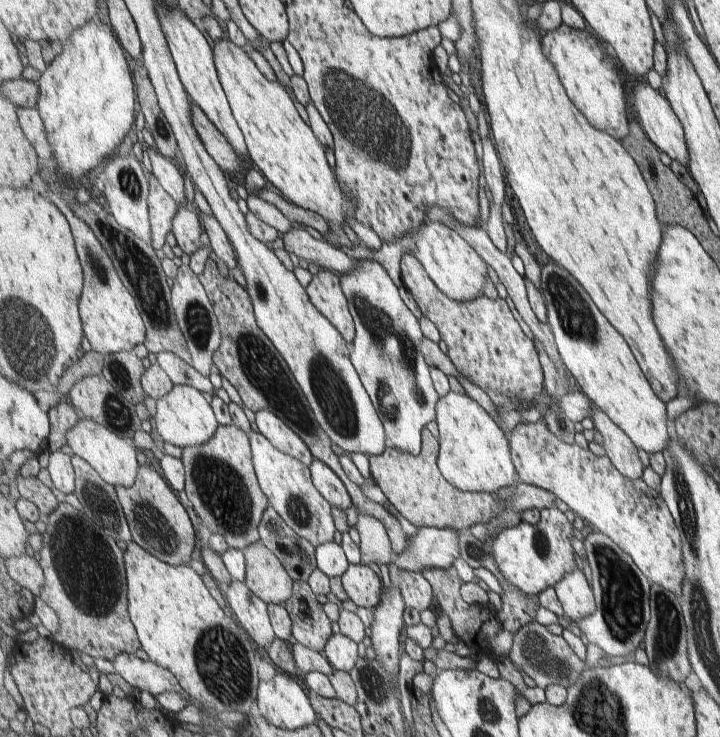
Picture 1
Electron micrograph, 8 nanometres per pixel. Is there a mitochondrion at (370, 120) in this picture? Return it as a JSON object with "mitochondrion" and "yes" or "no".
{"mitochondrion":"yes"}

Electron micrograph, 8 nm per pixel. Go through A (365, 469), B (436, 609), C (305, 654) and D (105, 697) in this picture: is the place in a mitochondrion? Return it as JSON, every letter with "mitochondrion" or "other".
{"A":"other","B":"other","C":"other","D":"other"}

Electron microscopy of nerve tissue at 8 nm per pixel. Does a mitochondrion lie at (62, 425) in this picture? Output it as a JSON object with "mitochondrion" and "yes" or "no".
{"mitochondrion":"no"}

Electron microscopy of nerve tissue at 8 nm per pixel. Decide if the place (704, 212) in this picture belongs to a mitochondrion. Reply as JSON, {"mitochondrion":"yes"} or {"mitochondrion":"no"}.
{"mitochondrion":"no"}

